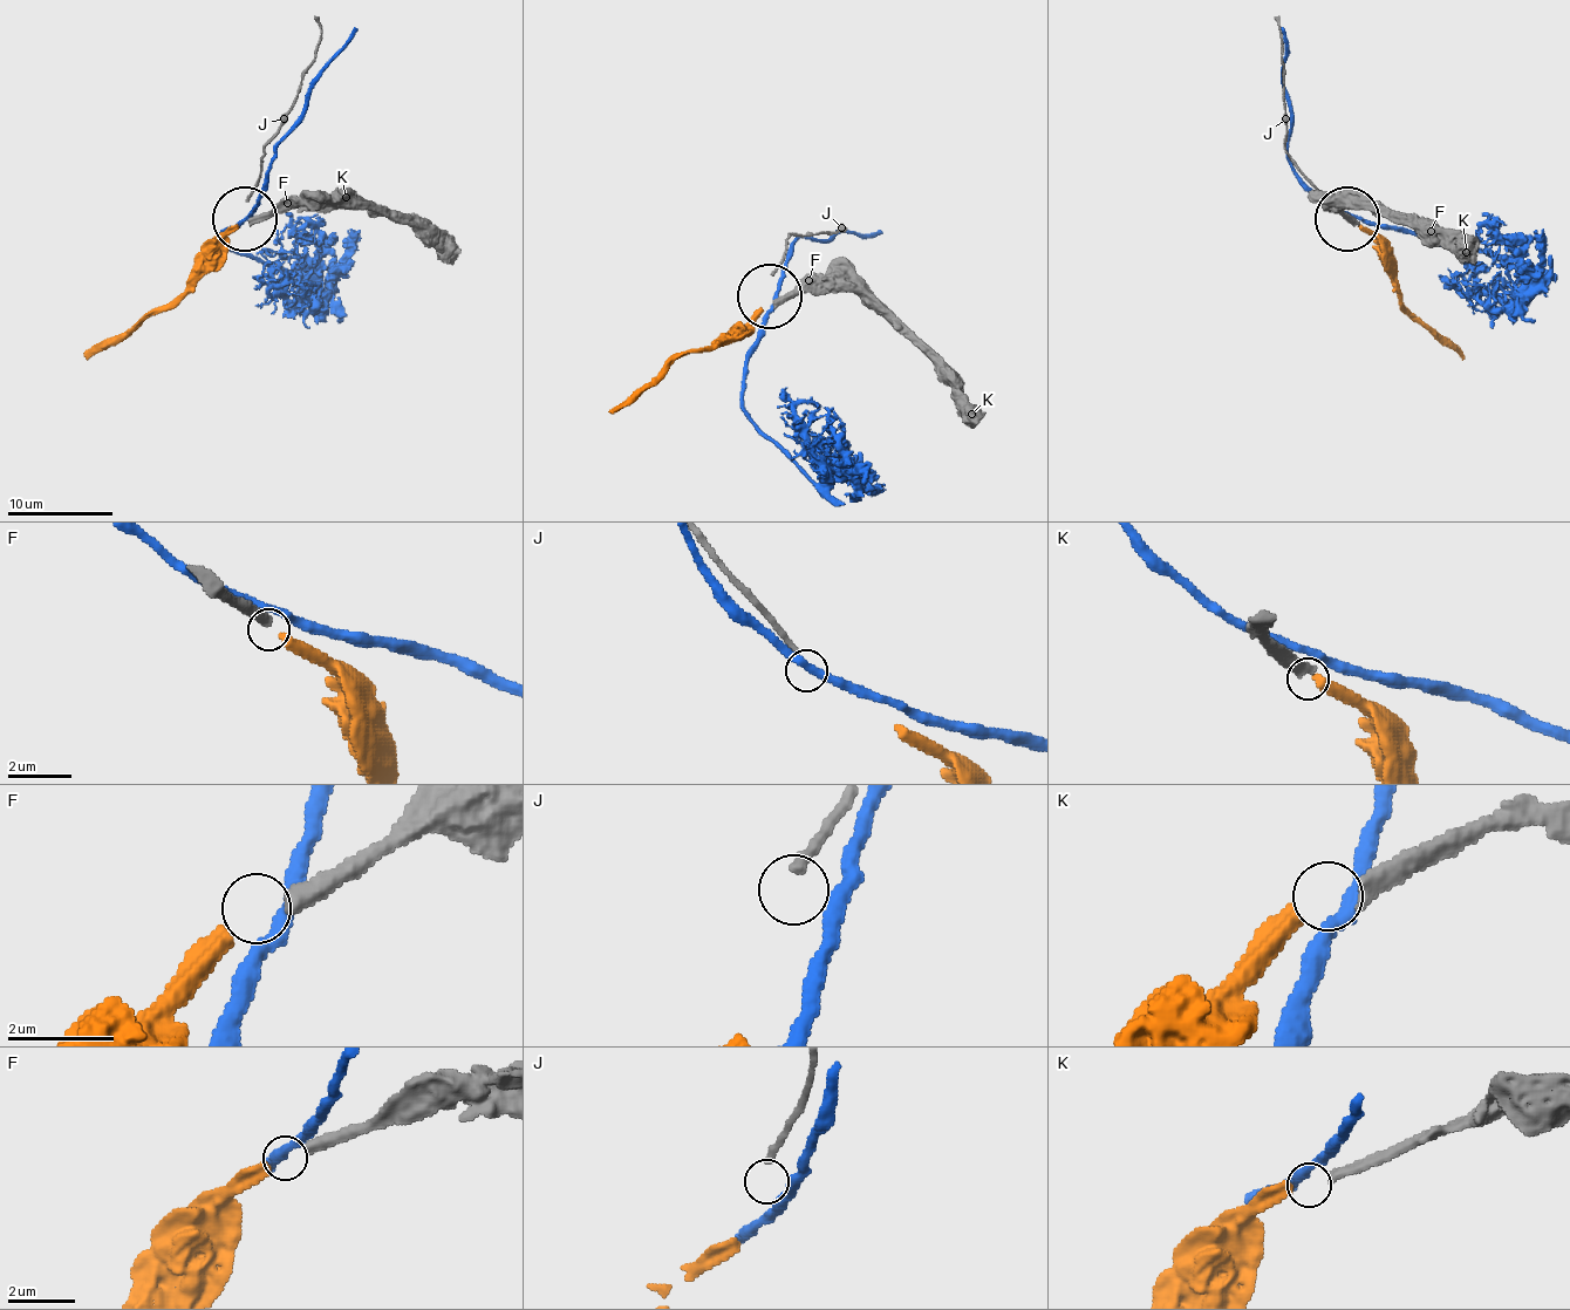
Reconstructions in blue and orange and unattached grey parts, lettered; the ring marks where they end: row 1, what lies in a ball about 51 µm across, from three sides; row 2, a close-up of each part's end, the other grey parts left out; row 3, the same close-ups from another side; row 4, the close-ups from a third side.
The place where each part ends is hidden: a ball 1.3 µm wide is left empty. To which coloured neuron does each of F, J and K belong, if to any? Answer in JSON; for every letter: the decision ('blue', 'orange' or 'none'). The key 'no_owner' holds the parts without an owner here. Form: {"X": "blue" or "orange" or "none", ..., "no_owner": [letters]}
{"F": "orange", "J": "none", "K": "none", "no_owner": ["J", "K"]}

